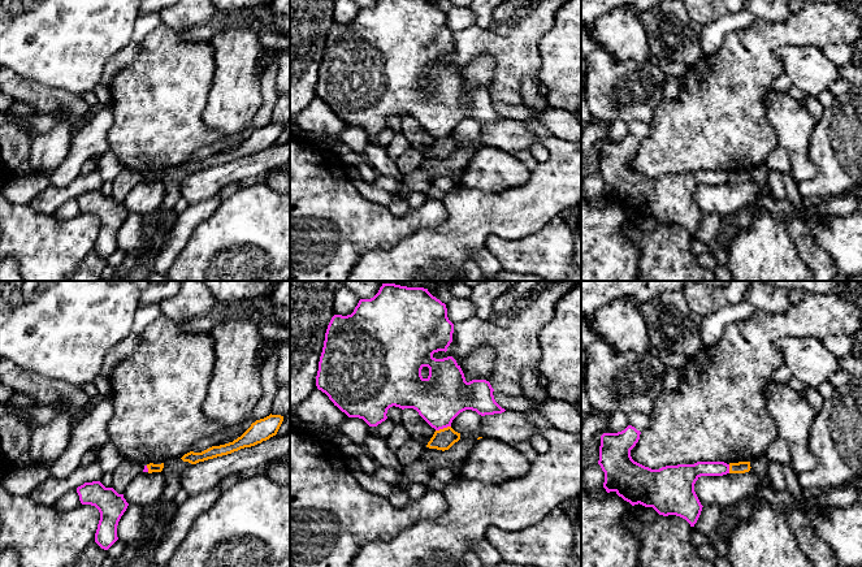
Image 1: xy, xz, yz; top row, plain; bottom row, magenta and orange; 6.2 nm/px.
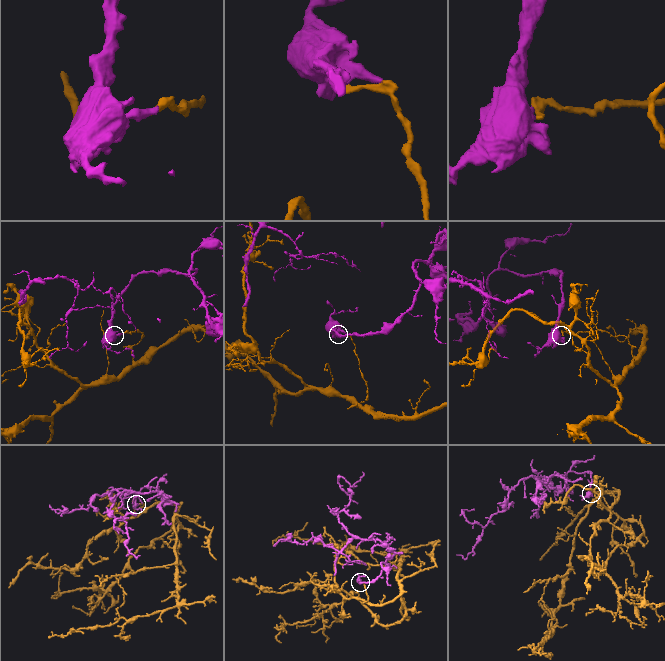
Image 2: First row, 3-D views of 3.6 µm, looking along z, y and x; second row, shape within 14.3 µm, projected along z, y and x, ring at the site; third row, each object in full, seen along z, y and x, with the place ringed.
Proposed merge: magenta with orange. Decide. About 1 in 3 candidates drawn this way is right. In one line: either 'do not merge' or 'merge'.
do not merge

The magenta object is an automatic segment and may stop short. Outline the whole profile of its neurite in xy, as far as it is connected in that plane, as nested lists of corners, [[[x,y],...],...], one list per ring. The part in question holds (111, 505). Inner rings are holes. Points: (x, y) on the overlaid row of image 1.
[[[100,481],[85,482],[77,488],[82,505],[95,506],[100,512],[100,520],[95,533],[95,542],[108,550],[117,540],[117,525],[129,503],[124,494],[113,488],[105,488]]]

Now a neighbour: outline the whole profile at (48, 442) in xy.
[[[56,402],[52,406],[57,411],[55,417],[44,425],[33,428],[30,440],[31,466],[52,466],[69,445],[74,424],[70,410],[62,402]]]

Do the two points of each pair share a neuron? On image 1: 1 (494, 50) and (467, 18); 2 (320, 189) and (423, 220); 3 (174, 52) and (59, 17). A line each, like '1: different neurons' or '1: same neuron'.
1: different neurons
2: same neuron
3: different neurons

